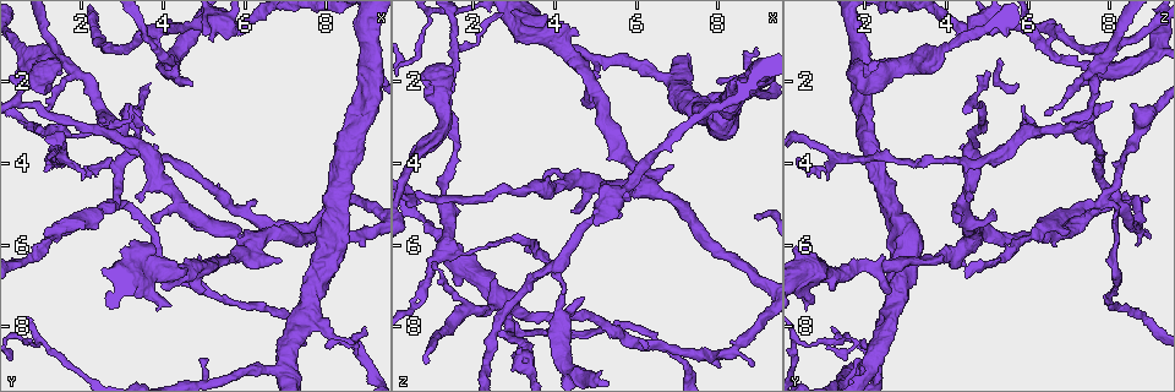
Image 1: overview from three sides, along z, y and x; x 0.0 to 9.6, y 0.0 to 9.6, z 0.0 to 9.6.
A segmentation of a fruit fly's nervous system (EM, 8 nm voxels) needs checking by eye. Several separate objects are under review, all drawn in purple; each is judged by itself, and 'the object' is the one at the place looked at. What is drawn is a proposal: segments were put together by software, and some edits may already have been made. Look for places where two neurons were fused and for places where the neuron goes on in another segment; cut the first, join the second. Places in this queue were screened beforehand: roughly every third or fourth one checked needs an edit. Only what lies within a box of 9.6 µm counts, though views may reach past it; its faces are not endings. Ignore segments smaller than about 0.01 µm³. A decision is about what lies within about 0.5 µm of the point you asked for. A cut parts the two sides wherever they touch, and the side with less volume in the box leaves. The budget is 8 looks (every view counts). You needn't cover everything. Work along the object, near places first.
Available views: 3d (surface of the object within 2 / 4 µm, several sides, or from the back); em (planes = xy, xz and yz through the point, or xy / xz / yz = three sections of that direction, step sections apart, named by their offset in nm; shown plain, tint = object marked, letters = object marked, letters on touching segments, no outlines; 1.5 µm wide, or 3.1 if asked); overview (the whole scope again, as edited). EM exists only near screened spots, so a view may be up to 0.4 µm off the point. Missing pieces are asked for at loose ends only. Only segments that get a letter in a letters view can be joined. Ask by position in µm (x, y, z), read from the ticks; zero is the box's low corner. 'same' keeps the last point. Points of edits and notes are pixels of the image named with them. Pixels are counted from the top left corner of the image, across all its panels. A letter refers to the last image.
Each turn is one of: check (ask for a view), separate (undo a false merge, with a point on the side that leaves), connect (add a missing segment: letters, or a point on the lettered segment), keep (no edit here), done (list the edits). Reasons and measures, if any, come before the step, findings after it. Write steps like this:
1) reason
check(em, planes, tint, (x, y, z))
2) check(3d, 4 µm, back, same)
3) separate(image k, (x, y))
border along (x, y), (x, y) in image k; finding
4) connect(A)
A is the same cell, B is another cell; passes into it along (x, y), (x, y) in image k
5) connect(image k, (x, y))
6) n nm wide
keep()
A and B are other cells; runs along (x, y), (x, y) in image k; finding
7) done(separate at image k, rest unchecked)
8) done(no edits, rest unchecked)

sudden change in width
check(3d, 4 µm, (3.35, 3.20, 8.70))

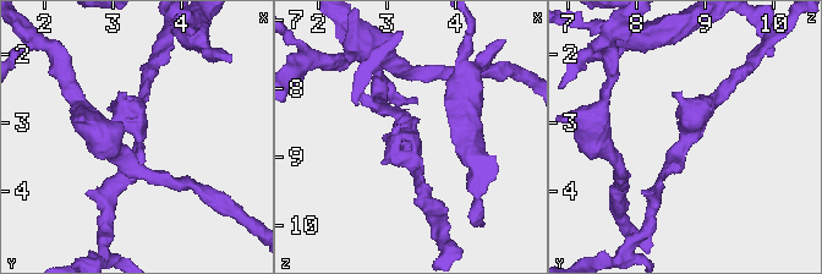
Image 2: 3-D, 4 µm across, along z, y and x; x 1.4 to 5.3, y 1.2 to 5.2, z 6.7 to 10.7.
arms of 170, 200 nm; need the tissue
check(em, yz, step 4, tint, (3.40, 3.20, 8.70))

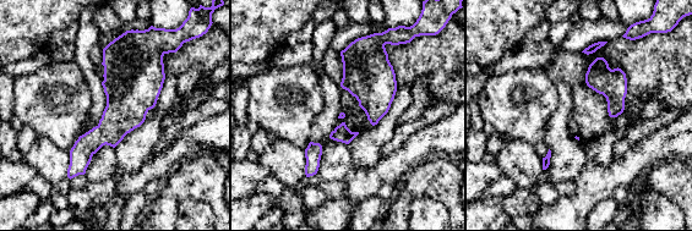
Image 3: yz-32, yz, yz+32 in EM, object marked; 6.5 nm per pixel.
another direction
check(em, planes, letters, same)

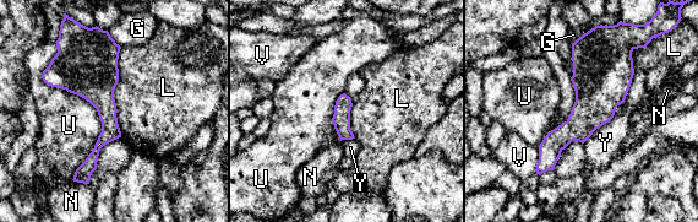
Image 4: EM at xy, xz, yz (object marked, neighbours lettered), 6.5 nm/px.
keep()
G, L, N, U, V and Y are other cells; border along (121, 47), (114, 90), (120, 135) in image 4; all the same neuron

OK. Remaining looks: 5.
free end
check(em, planes, letters, (4.70, 2.10, 7.25))

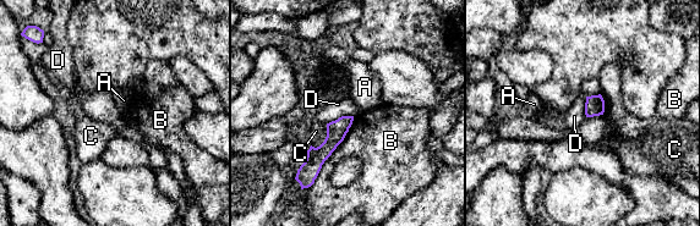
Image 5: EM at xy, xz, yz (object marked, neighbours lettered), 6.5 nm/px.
B touches over 550 nm
keep()
A, B, C and D are other cells; no lettered segment goes on from it

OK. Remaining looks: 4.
free end
check(3d, 2 µm, (5.00, 7.20, 2.55))

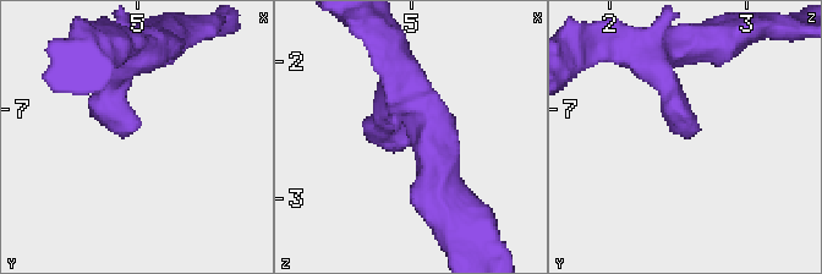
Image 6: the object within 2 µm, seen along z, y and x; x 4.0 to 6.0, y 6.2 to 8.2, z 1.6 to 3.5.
need the tissue
check(em, xz, step 8, tint, (5.04, 7.12, 2.56))

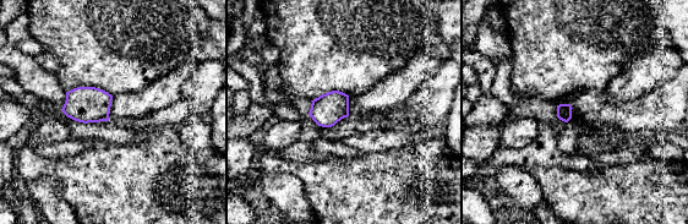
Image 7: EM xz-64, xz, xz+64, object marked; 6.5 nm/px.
check(em, planes, letters, same)

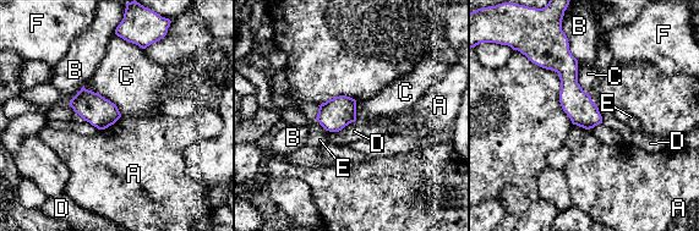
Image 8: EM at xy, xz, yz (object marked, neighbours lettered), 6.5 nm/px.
C touches over 220 nm
keep()
A, B, C, D, E and F are other cells; runs along (557, 54), (590, 125) in image 8; no lettered segment goes on from it

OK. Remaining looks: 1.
done(no edits, rest unchecked)

